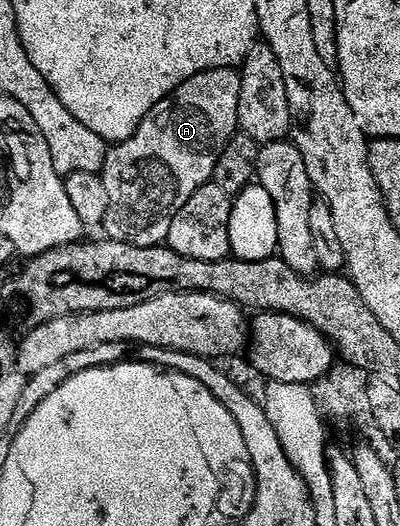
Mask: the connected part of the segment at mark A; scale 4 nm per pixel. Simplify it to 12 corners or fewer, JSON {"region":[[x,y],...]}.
{"region":[[242,73],[196,74],[107,151],[100,228],[165,245],[239,131]]}

